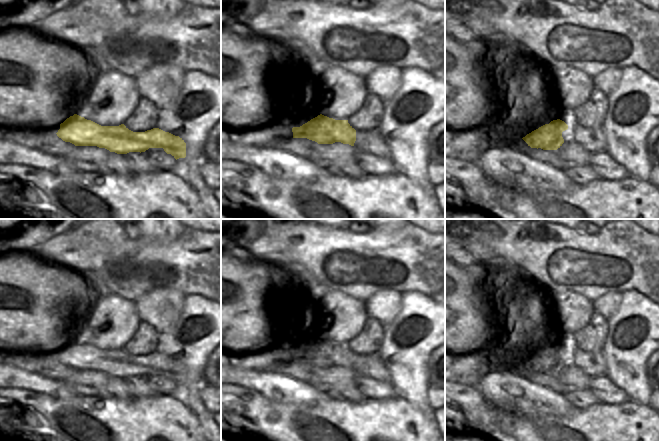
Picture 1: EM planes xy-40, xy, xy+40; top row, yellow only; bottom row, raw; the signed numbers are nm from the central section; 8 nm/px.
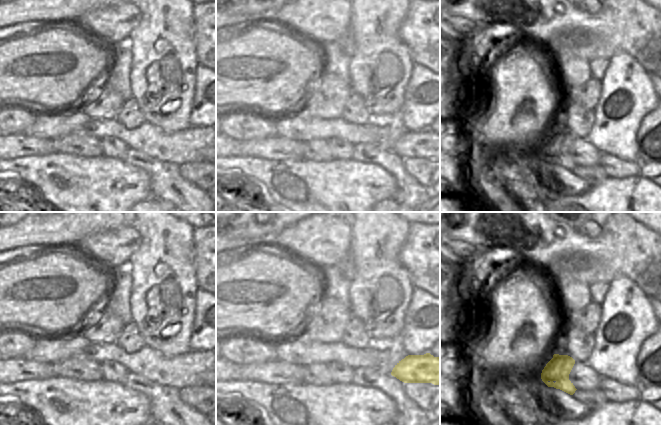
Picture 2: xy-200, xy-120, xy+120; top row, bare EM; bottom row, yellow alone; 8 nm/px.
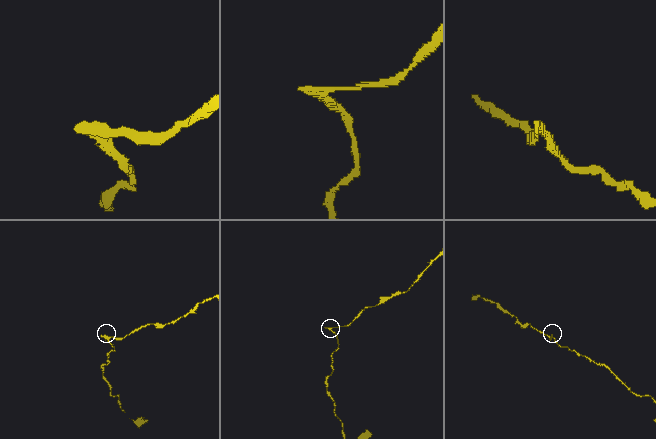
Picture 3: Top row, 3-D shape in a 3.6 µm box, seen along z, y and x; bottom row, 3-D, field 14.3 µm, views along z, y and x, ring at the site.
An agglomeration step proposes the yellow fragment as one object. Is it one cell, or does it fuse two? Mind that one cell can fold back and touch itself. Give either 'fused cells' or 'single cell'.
fused cells

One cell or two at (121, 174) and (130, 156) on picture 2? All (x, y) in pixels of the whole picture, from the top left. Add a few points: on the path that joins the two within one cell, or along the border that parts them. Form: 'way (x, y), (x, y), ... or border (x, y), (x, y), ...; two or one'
border (120, 159), (143, 169), (147, 175); two

